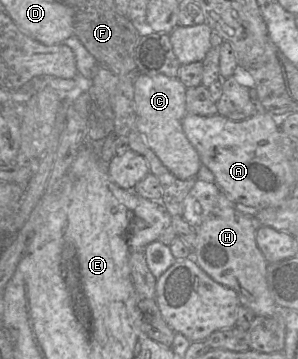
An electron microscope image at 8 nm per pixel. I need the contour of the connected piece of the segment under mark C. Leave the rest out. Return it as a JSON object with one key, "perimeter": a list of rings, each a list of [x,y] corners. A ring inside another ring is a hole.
{"perimeter":[[[142,73],[134,77],[137,128],[161,163],[180,180],[196,179],[202,166],[197,151],[187,139],[182,127],[182,120],[187,114],[186,90],[177,77]]]}

